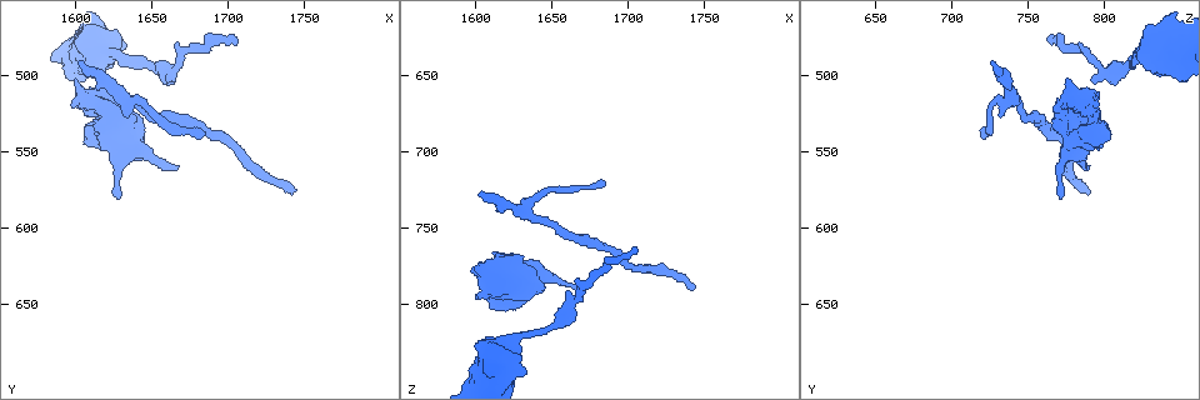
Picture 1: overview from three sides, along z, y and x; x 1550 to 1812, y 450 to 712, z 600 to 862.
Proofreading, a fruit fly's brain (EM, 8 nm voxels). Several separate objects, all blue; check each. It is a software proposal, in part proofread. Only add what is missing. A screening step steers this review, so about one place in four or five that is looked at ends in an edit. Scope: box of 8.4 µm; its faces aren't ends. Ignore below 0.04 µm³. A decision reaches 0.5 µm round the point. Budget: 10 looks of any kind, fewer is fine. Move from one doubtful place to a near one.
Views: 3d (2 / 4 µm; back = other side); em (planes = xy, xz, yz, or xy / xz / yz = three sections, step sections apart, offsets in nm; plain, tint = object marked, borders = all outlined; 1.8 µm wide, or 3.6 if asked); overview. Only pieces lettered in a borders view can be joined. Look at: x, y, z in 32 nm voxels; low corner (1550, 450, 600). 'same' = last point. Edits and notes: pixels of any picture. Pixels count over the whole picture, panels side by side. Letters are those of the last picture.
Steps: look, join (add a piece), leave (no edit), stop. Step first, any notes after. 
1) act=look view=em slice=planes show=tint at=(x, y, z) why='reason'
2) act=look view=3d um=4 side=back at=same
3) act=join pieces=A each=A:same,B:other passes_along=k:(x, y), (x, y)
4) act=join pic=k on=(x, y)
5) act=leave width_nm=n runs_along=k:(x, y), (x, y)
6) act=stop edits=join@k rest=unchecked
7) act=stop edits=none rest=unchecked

act=look view=3d um=4 at=(1602, 490, 726) why='an open end'

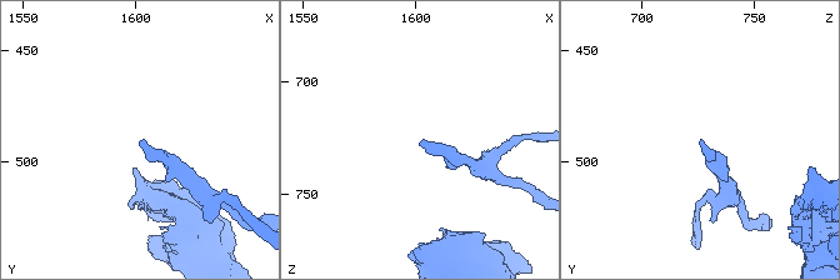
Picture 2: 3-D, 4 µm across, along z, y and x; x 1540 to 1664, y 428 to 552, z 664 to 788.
act=look view=em slice=yz step=16 show=plain at=(1603, 490, 728) why='need the tissue'

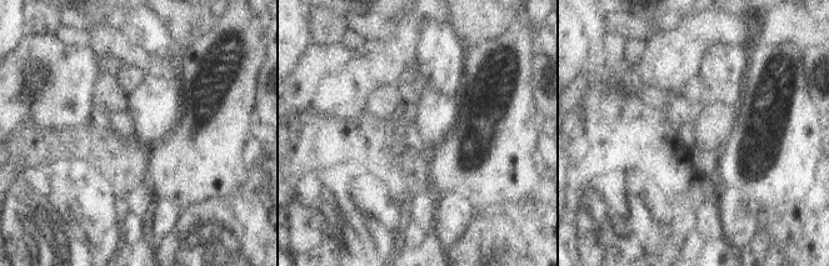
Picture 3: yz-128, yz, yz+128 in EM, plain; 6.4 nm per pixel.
act=look view=em slice=yz step=16 show=borders at=same why='what lies round it'

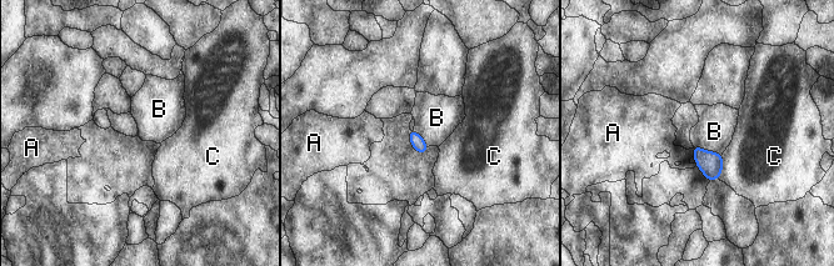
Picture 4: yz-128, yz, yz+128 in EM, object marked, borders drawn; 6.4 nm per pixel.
act=leave each=A:other,B:other,C:other border=4:(693, 145), (722, 154) found='no lettered piece goes on from it'

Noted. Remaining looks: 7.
act=look view=em slice=xy step=8 show=tint at=(1610, 516, 784) why='calibre changes'

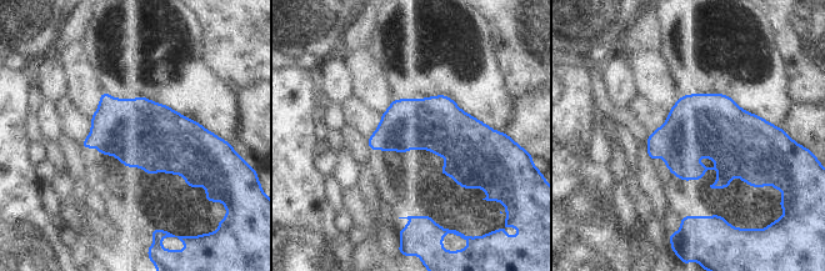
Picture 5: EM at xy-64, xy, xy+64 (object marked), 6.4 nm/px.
act=look view=em slice=planes show=tint at=same

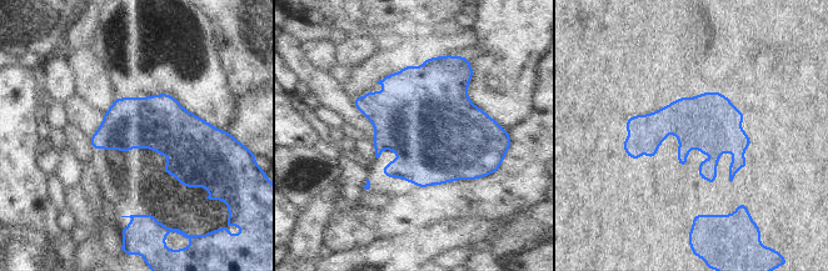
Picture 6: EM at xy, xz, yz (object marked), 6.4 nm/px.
act=look view=em slice=planes show=borders at=same why='what lies round it'

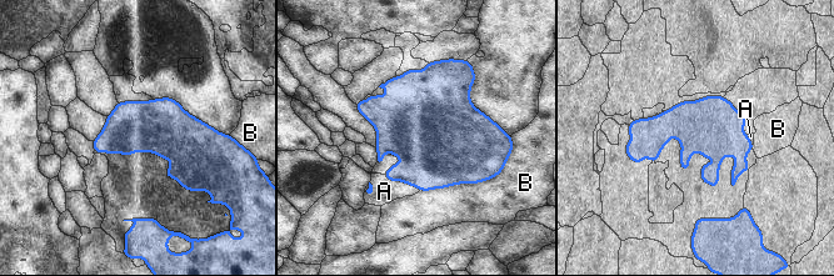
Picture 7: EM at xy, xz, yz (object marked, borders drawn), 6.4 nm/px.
act=join pieces=A width_nm=340 each=A:same,B:other passes_along=7:(432, 157), (400, 180), (384, 191) found='it goes on there'

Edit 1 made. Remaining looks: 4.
act=look view=em slice=planes show=borders at=(1744, 576, 786) why='branch stops here'

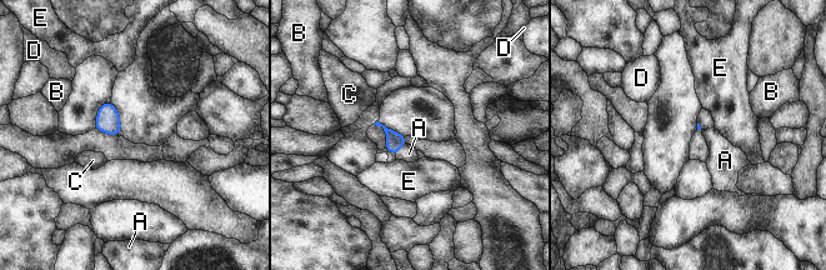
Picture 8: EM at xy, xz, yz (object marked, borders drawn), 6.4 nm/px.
act=join pieces=A each=A:same,B:other,C:other,D:other,E:other passes_along=8:(395, 140), (400, 148), (409, 154) found='it goes on there'

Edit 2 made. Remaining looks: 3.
act=look view=3d um=2 at=(1708, 480, 766) why='long arm stops here'

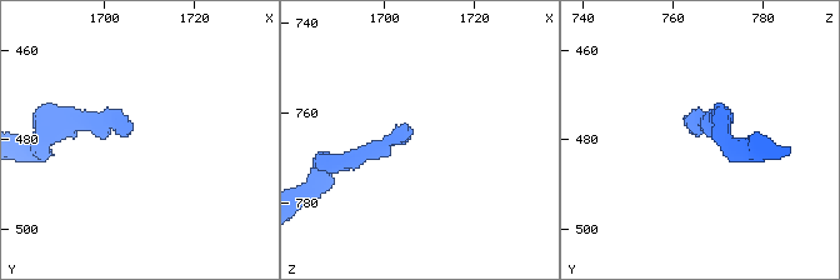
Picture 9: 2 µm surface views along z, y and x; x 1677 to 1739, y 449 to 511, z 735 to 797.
act=look view=em slice=planes show=tint at=(1706, 478, 765)

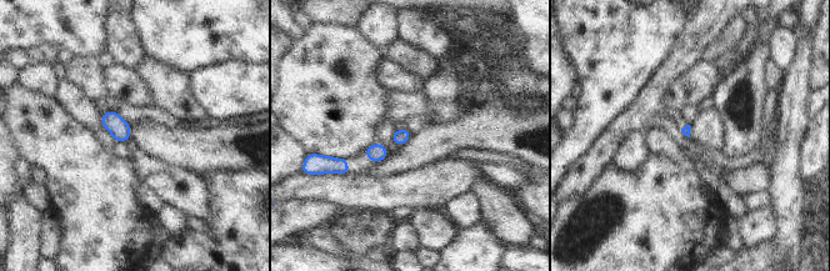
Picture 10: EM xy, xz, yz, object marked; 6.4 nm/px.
act=look view=em slice=planes show=borders at=same why='see the neighbours'

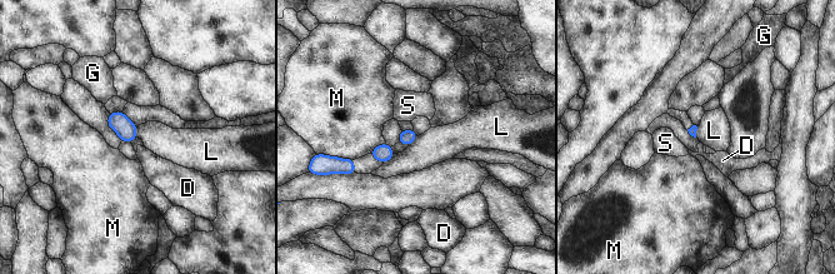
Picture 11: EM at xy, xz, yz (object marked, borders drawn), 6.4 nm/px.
act=leave each=D:other,G:other,L:other,M:other,S:other found='none of them fits'

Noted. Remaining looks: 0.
act=stop edits=join@7,join@8 rest=unchecked

